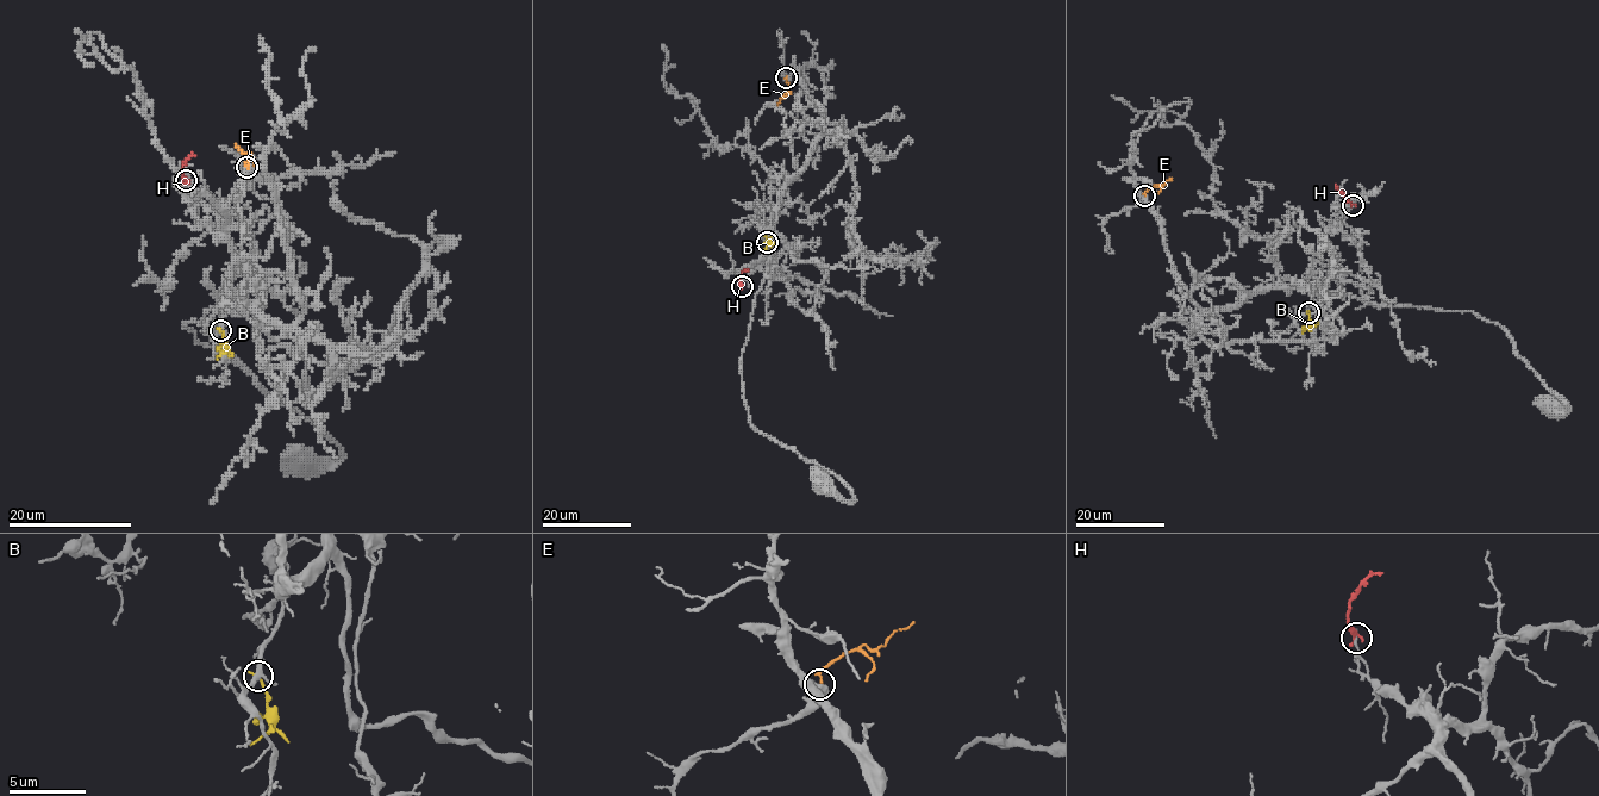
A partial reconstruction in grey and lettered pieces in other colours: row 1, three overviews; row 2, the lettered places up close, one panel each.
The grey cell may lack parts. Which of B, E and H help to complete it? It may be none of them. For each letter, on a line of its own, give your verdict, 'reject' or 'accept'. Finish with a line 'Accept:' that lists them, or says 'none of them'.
B: reject
E: reject
H: reject
Accept: none of them

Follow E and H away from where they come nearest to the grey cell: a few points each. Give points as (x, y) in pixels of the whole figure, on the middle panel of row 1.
E: (786, 79), (787, 85), (776, 105)
H: (741, 286), (738, 277), (749, 269)

